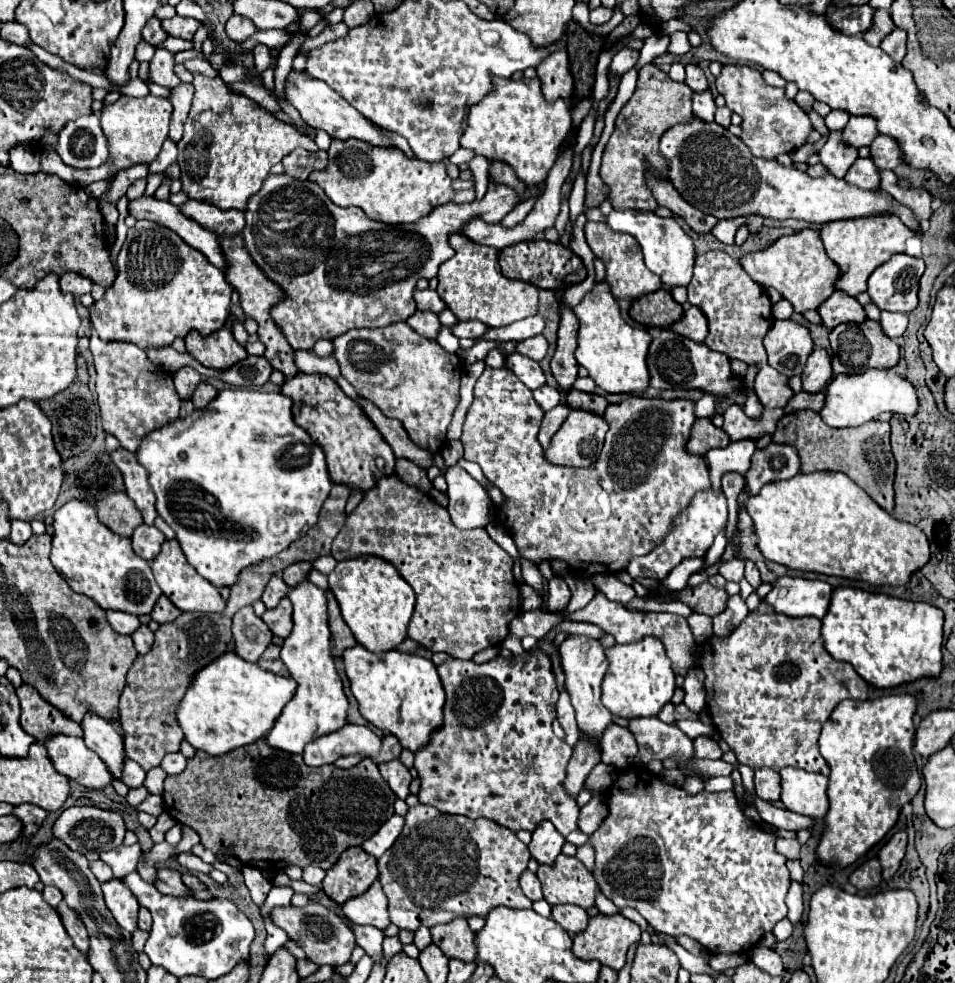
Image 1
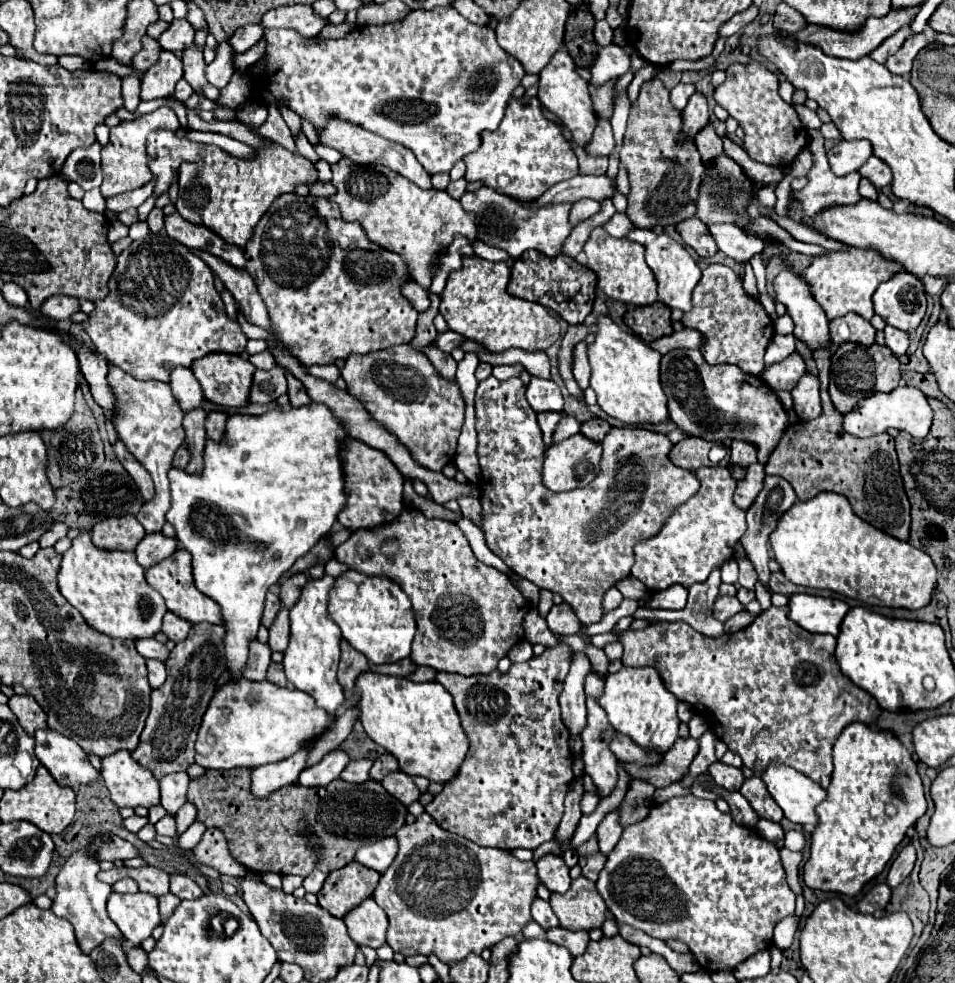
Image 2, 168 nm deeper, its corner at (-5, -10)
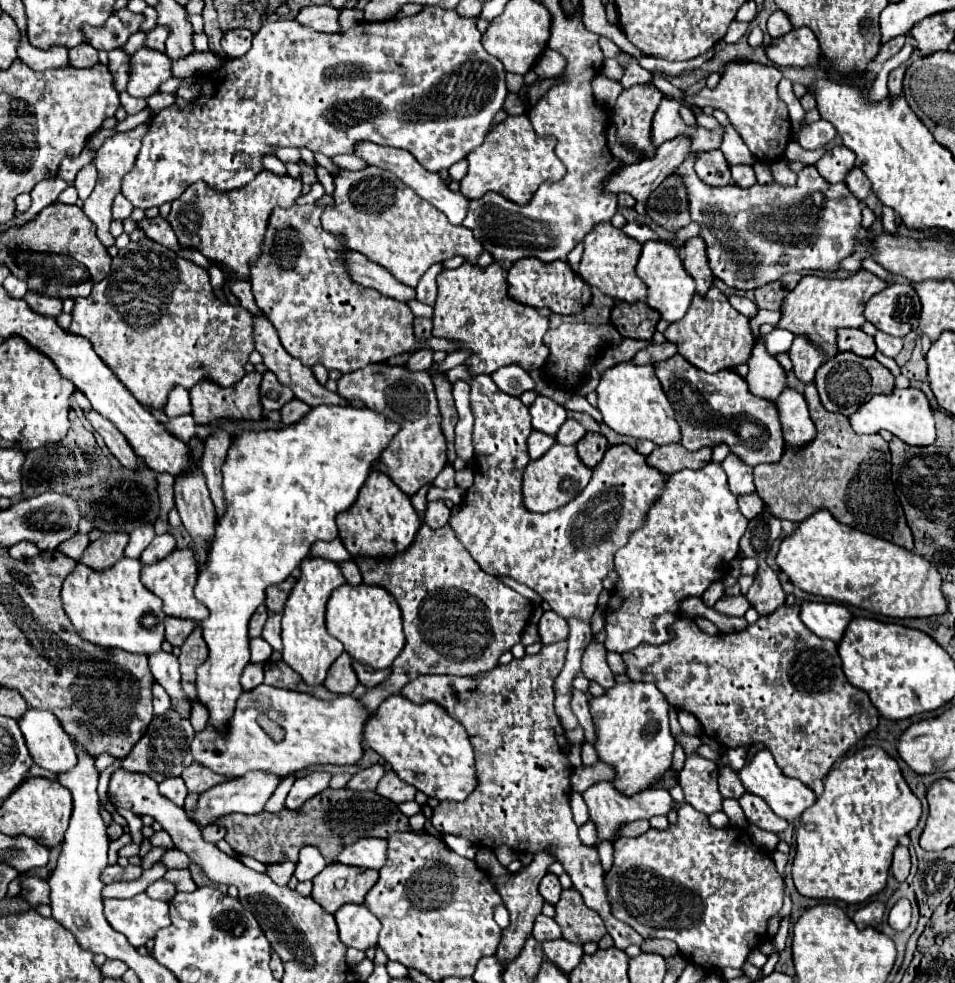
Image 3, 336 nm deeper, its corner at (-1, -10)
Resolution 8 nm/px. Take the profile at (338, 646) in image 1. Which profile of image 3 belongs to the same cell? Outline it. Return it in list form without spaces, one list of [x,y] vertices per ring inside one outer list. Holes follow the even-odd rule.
[[[343,653],[335,663],[333,667],[329,669],[327,677],[325,677],[325,687],[331,691],[331,693],[337,693],[337,695],[349,695],[355,687],[357,687],[357,675],[351,667],[351,657],[347,653]]]

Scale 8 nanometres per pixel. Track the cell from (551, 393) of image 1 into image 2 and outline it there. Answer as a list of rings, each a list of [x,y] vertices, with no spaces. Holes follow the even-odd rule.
[[[541,411],[539,413],[539,427],[543,431],[543,439],[547,443],[547,447],[551,445],[551,435],[555,431],[555,425],[559,423],[559,419],[563,417],[561,411]]]

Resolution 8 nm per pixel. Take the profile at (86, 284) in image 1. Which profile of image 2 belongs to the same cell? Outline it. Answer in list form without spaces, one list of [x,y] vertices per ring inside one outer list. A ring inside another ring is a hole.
[[[53,295],[41,305],[41,315],[49,319],[69,319],[73,313],[79,311],[79,299],[67,295]]]

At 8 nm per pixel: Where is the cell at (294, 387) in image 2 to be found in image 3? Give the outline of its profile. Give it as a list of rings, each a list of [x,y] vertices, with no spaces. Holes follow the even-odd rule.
[[[293,399],[293,403],[289,403],[289,405],[285,405],[285,407],[281,409],[281,423],[283,423],[285,427],[287,427],[287,425],[295,425],[295,423],[299,423],[309,411],[311,411],[309,405],[301,403],[299,399]]]

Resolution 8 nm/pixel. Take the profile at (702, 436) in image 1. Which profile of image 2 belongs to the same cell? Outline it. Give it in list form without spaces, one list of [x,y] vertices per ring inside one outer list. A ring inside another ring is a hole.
[[[687,437],[683,441],[679,441],[669,459],[677,465],[677,467],[683,467],[683,469],[689,469],[689,471],[697,471],[699,467],[705,467],[705,465],[715,465],[709,461],[707,453],[713,445],[719,445],[719,443],[713,443],[713,441],[705,441],[705,439],[699,439],[699,437]]]

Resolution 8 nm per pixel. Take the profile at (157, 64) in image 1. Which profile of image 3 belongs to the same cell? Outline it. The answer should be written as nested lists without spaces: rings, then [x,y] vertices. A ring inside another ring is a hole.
[[[141,47],[129,57],[129,83],[127,93],[131,97],[147,99],[157,93],[157,87],[171,77],[171,59],[165,53]]]

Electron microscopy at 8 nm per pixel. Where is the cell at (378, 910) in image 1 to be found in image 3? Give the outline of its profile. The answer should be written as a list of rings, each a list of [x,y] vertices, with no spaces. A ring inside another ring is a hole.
[[[343,905],[335,913],[339,925],[339,939],[347,947],[355,949],[369,949],[377,945],[377,935],[381,931],[381,923],[377,917],[367,909],[367,905]]]

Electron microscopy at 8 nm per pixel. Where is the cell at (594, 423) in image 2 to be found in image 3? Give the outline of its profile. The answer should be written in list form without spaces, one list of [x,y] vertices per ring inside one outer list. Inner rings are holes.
[[[587,433],[585,439],[577,443],[577,455],[589,469],[595,469],[601,463],[605,449],[607,449],[607,439],[599,433]]]

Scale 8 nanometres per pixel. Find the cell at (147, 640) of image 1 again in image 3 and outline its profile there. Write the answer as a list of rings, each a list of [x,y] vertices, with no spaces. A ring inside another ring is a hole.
[[[159,683],[153,685],[153,707],[155,707],[155,715],[157,717],[163,717],[169,711],[169,707],[171,707],[169,695],[165,693],[165,689]]]

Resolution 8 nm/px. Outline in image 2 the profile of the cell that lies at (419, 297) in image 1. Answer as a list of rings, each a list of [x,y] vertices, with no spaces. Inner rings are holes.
[[[405,283],[403,295],[409,299],[409,303],[411,303],[419,313],[423,313],[423,311],[429,309],[429,297],[427,297],[427,291],[421,289],[417,283]]]

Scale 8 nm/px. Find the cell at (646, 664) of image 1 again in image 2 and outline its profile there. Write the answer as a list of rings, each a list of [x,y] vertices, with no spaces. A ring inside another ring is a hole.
[[[623,667],[621,671],[607,675],[605,691],[599,697],[599,705],[605,709],[609,723],[619,733],[629,735],[641,747],[659,749],[665,753],[677,739],[677,699],[665,687],[655,667]]]

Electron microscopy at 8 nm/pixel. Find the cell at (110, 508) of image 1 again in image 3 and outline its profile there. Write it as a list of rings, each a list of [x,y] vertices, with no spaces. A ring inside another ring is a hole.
[[[107,533],[101,539],[93,541],[85,549],[79,561],[95,571],[107,571],[123,557],[127,541],[129,541],[129,535],[125,533]]]

